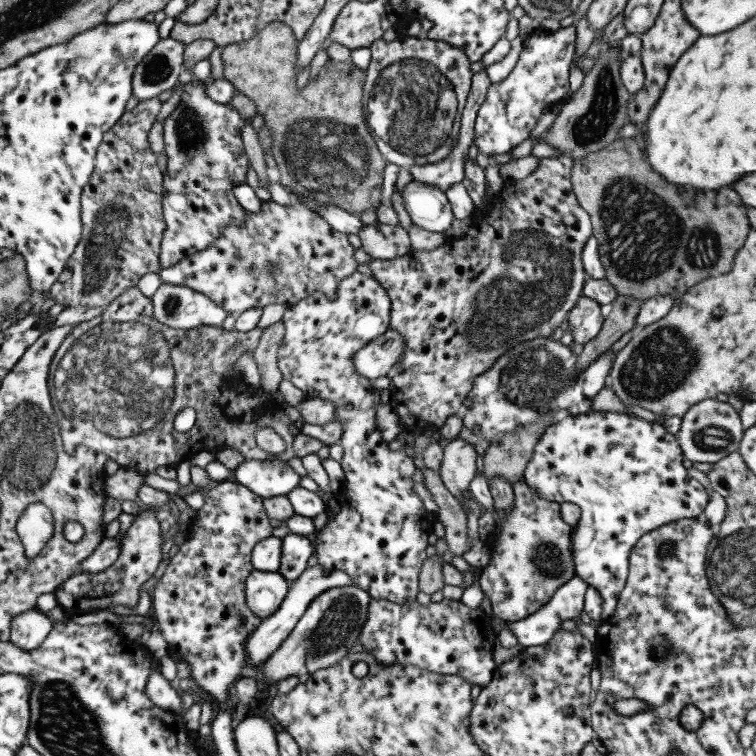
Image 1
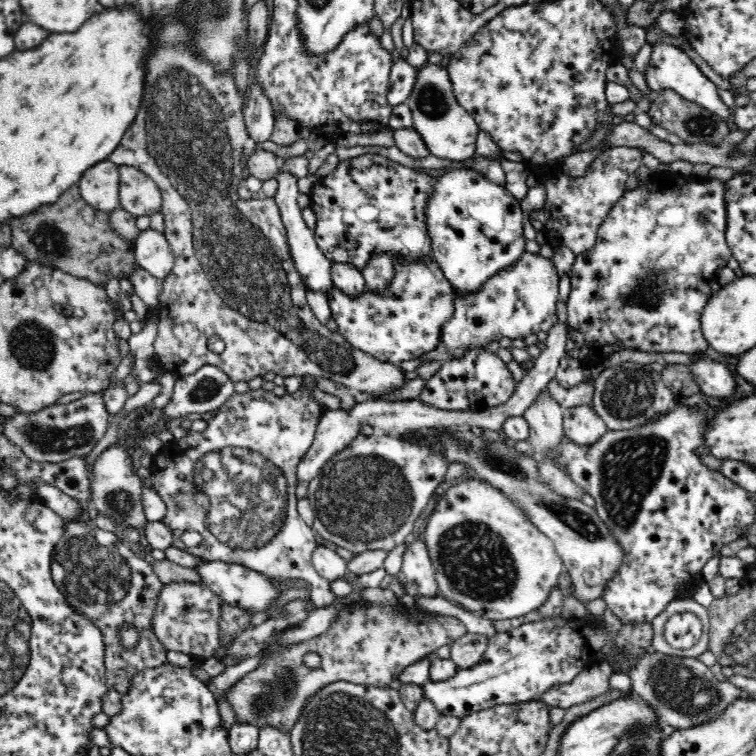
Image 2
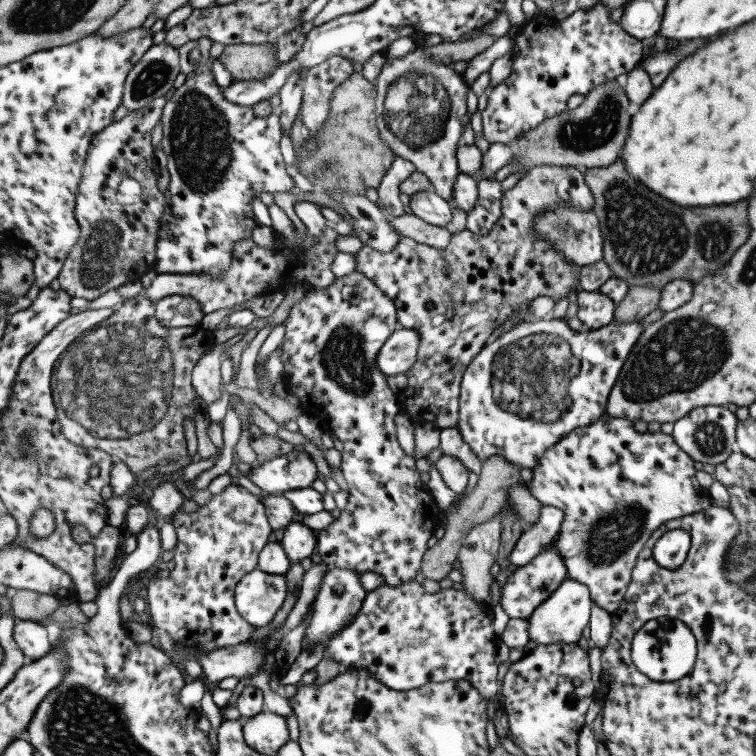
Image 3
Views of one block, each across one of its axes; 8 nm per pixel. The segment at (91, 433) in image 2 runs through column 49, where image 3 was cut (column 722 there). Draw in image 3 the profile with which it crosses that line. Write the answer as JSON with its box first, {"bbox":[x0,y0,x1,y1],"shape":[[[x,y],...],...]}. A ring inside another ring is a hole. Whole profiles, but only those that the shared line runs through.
{"bbox":[672,406,739,464],"shape":[[[698,406],[674,423],[672,438],[676,444],[696,462],[720,464],[739,450],[736,444],[738,419],[724,406]]]}

